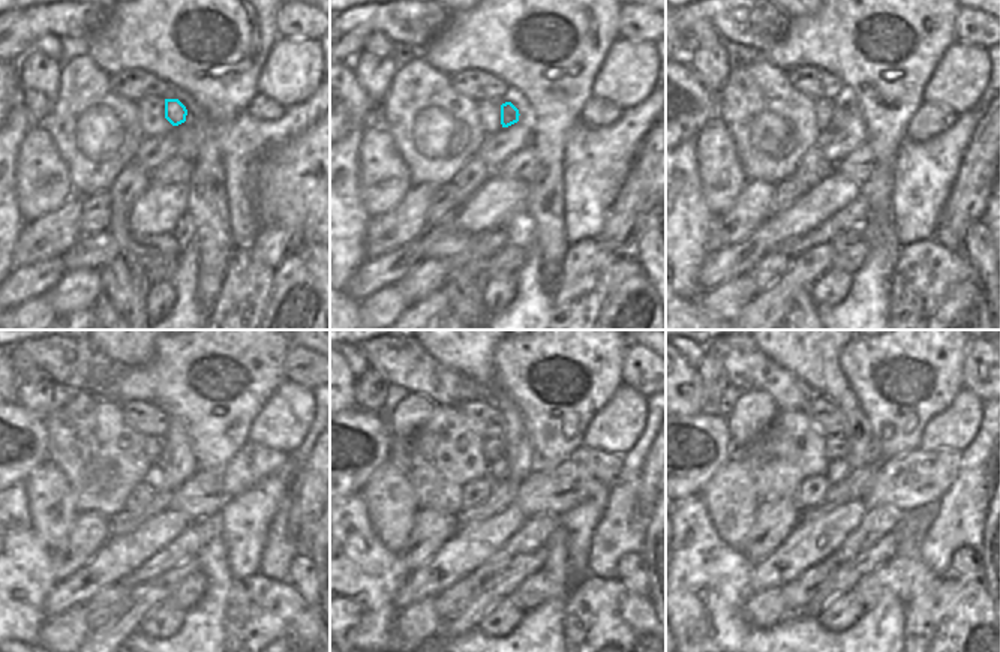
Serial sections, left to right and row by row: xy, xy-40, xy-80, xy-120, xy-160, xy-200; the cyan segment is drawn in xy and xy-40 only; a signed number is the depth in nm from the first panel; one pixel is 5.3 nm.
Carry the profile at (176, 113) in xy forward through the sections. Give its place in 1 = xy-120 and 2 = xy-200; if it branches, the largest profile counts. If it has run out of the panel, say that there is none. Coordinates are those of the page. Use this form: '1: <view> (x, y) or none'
1: xy-120 (165, 457)
2: xy-200 (837, 469)

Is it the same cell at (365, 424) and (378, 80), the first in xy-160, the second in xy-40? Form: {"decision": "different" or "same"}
{"decision": "different"}

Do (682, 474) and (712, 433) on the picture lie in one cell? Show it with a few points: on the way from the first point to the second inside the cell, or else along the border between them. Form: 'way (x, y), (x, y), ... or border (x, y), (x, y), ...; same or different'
way (688, 463), (688, 457), (702, 444); same

